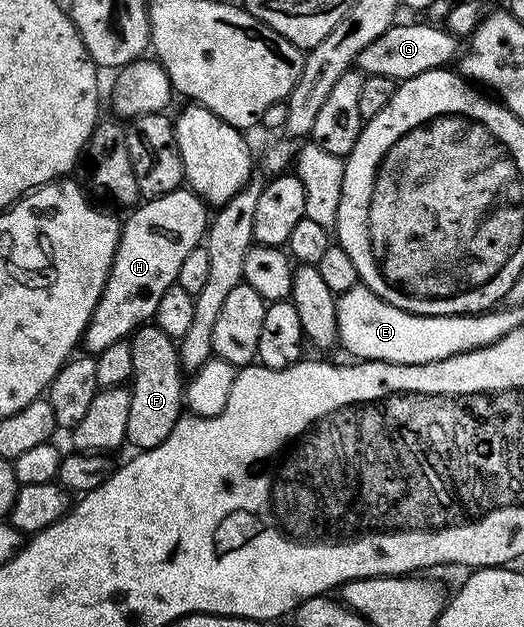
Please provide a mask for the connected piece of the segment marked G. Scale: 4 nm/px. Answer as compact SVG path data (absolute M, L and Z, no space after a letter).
M395 22L380 34L380 38L376 38L376 42L372 42L372 46L364 46L364 50L360 50L356 68L366 76L383 75L395 82L411 80L416 74L447 67L451 63L449 60L453 61L459 55L458 44L459 37L447 32L445 27Z

